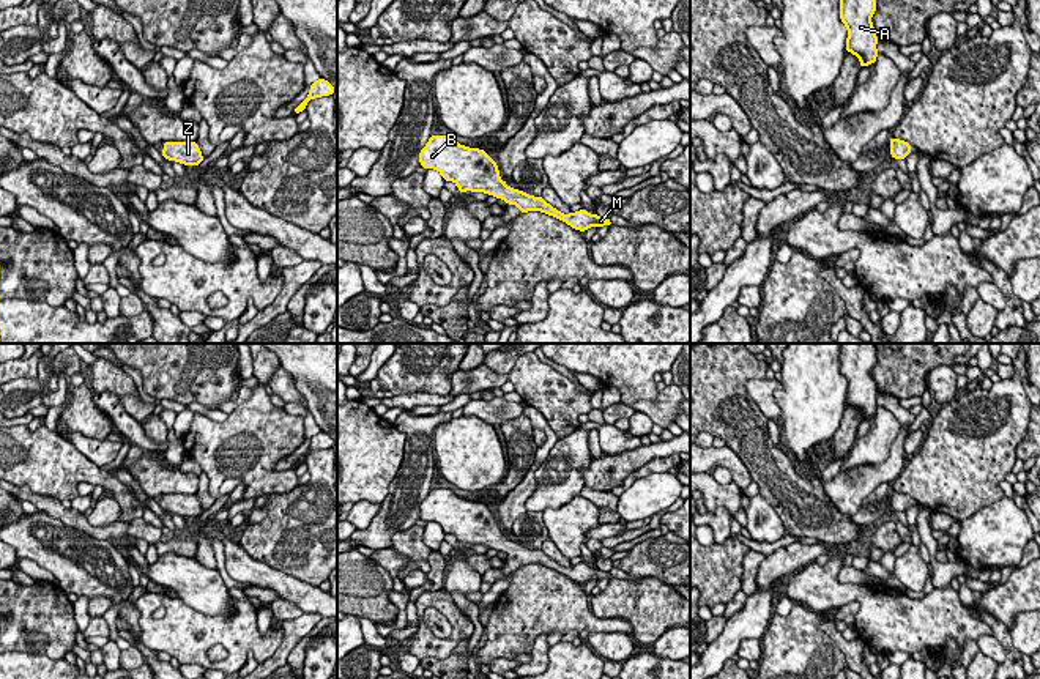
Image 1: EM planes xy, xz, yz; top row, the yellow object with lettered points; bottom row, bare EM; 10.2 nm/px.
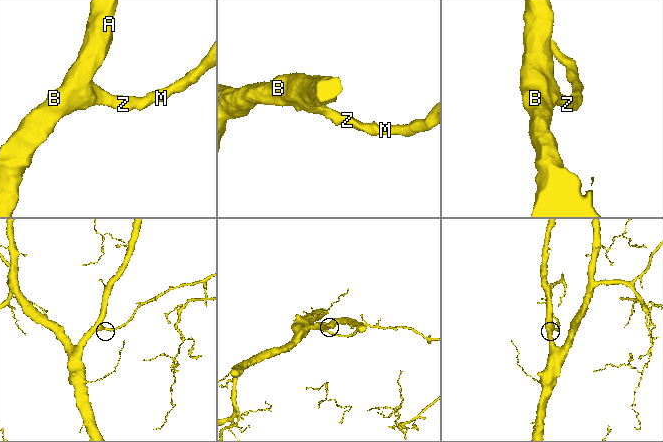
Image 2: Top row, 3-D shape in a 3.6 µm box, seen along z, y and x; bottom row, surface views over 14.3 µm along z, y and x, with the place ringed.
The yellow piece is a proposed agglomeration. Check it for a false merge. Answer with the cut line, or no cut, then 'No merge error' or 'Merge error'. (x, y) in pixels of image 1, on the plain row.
No split. No merge error

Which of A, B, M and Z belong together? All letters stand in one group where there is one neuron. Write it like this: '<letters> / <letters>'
A B M Z

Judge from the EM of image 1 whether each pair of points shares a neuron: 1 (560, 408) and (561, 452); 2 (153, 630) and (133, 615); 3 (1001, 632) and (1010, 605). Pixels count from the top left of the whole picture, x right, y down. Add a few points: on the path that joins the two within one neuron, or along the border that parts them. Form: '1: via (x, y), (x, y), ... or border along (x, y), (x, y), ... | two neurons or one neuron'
1: border along (577, 427), (558, 440) | two neurons
2: border along (134, 604), (139, 613), (139, 640), (153, 651) | two neurons
3: border along (982, 594), (977, 605), (991, 613), (1009, 632) | two neurons

